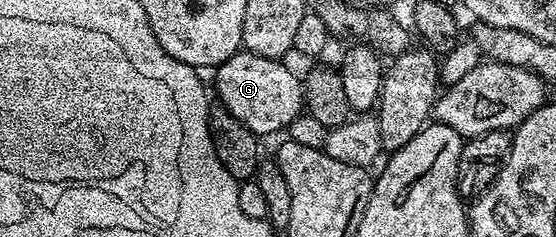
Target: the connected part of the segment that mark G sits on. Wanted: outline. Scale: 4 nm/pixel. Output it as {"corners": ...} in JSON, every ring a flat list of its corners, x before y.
{"corners":[[240,49,228,61,224,61,213,72,214,87,218,90,217,102,223,107,227,107,234,117,252,133,259,137,265,135,274,135,277,131,285,132,291,122,304,111,304,83,301,78,298,79,285,67,285,62,268,57,260,57,256,53]]}

